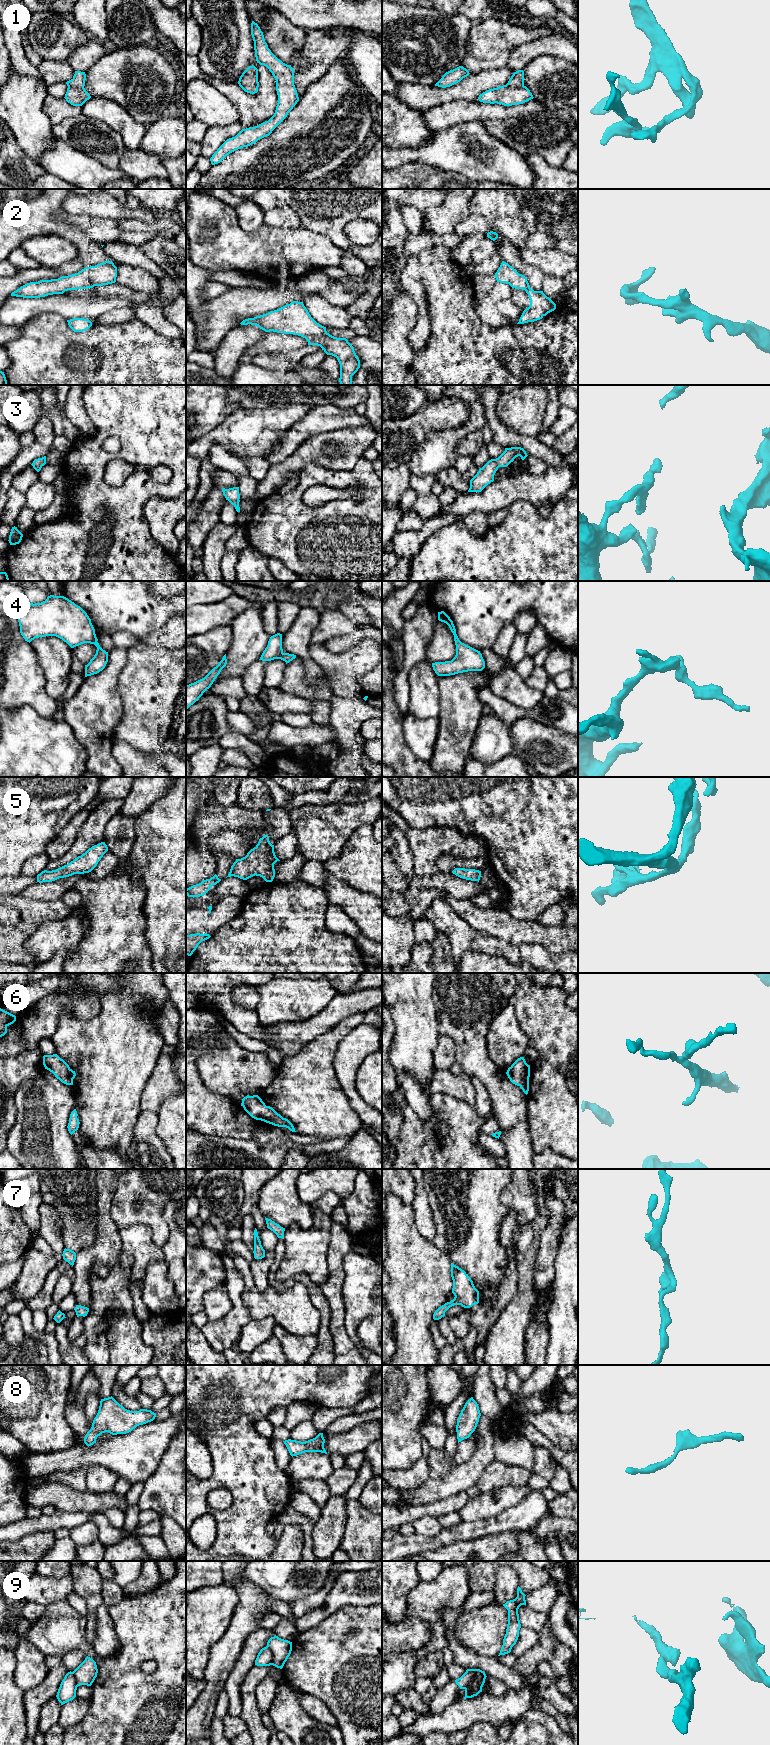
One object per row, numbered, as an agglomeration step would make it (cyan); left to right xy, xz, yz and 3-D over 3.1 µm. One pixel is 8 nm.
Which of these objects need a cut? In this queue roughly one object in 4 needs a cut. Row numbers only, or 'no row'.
9

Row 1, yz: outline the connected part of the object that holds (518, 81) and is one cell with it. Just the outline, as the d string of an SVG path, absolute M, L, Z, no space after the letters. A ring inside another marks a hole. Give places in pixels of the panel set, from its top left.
M518 70L513 73L506 85L483 92L478 100L483 103L512 106L523 104L533 98L530 90L524 85L524 71Z

